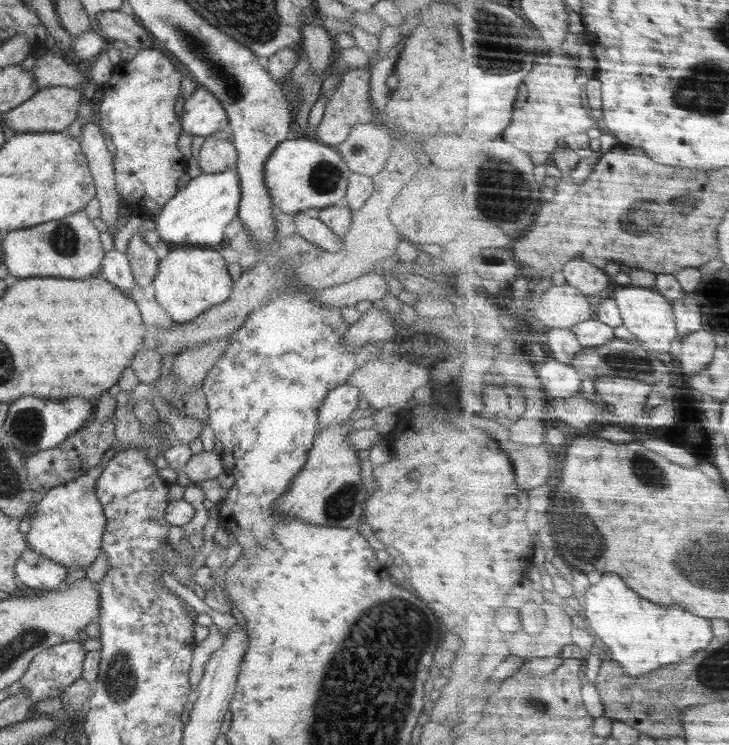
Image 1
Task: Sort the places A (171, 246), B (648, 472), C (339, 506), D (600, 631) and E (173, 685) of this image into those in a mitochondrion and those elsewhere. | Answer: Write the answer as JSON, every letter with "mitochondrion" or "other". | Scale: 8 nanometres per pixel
{"A":"other","B":"mitochondrion","C":"mitochondrion","D":"other","E":"other"}

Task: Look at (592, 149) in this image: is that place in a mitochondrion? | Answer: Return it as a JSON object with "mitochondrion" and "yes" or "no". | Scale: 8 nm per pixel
{"mitochondrion":"no"}

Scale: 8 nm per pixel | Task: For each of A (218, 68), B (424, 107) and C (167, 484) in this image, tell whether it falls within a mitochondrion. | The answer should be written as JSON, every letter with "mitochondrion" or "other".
{"A":"mitochondrion","B":"other","C":"other"}

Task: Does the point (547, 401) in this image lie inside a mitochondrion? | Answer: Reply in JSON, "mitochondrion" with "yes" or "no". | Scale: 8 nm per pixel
{"mitochondrion":"no"}

